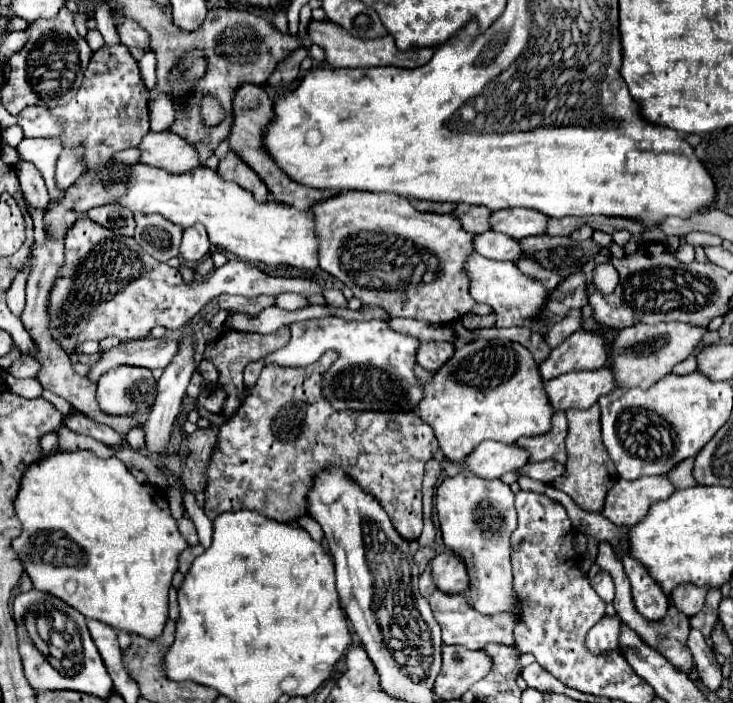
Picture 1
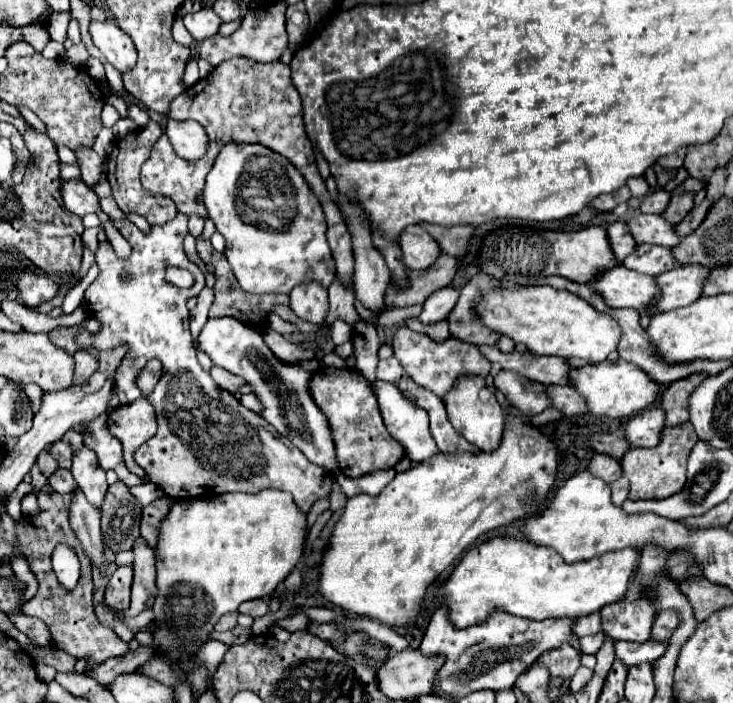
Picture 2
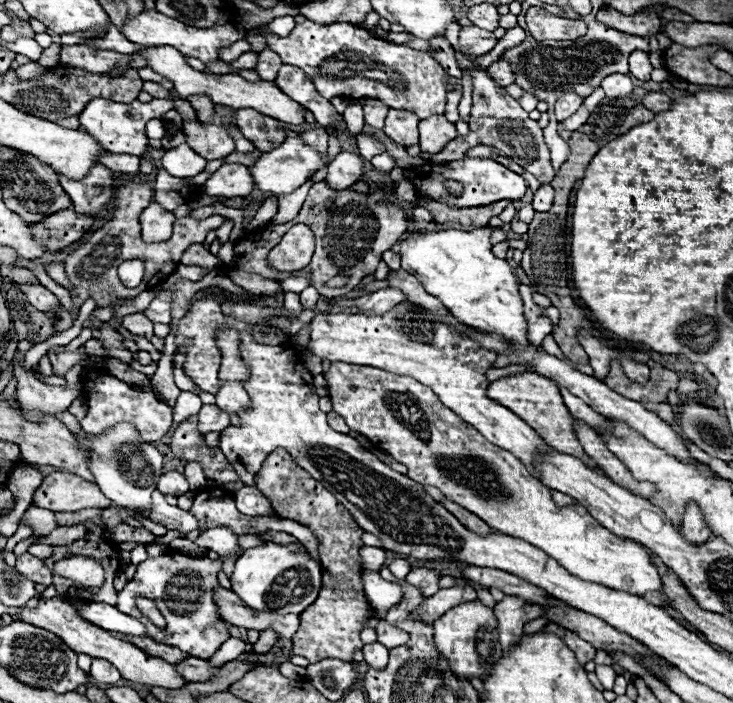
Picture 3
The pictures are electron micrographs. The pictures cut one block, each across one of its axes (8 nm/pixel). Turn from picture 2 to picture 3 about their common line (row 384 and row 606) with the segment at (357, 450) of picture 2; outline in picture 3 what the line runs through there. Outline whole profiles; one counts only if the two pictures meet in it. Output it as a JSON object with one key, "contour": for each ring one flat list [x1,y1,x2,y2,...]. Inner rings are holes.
{"contour":[[276,450,262,464,262,470,254,476,256,488,270,500,276,518,294,520,312,530,318,538,318,552,322,564,322,590,316,602,300,614,300,628,294,634,294,654,304,656,310,664,324,658,340,658,352,662,356,650,362,650,360,632,366,628,366,620,374,616,366,594,362,590,362,560,360,548,364,546,364,530,354,522,350,512,306,470,298,468,286,450]]}

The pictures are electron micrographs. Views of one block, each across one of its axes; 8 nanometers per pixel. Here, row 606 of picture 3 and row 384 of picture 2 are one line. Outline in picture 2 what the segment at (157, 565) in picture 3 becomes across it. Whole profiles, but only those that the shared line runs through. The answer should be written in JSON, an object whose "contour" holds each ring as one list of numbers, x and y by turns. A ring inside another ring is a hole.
{"contour":[[178,212,176,218,164,226,150,226,148,234,140,232,128,220,114,220,114,226,130,242,132,254,122,260,112,246,98,242,96,264,100,274,86,288,84,304,102,322,102,330,96,336,82,330,76,340,82,348,92,344,96,350,112,350,118,344,128,344,128,354,116,376,120,404,134,402,142,396,136,378,146,362,152,358,162,362,162,380,150,394,150,402,158,416,158,432,134,452,138,466,146,470,150,482,174,500,276,488,290,492,298,508,308,512,318,498,330,494,332,476,324,468,312,464,286,438,274,436,268,426,258,426,266,422,258,422,254,412,244,408,230,392,218,388,196,360,186,302,188,298,198,296,206,286,204,270,190,262,190,272,196,276,196,284,190,290,176,288,164,280,166,262,170,260,168,254,186,256,182,242,188,234,188,216],[124,272,130,274,128,280,122,280]]}

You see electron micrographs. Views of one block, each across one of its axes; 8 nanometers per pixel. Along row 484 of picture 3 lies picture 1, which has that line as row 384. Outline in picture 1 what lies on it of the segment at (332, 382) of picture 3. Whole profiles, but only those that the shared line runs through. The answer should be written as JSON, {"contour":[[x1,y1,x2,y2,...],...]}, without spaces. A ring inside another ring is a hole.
{"contour":[[476,340,458,348,440,372,434,374,432,382,424,384,424,400,418,406,418,416,432,426,444,456,452,462,462,462,484,440,512,444,522,436,542,436,550,432,554,408,546,398,544,380,538,374,538,364,530,350,510,340]]}

